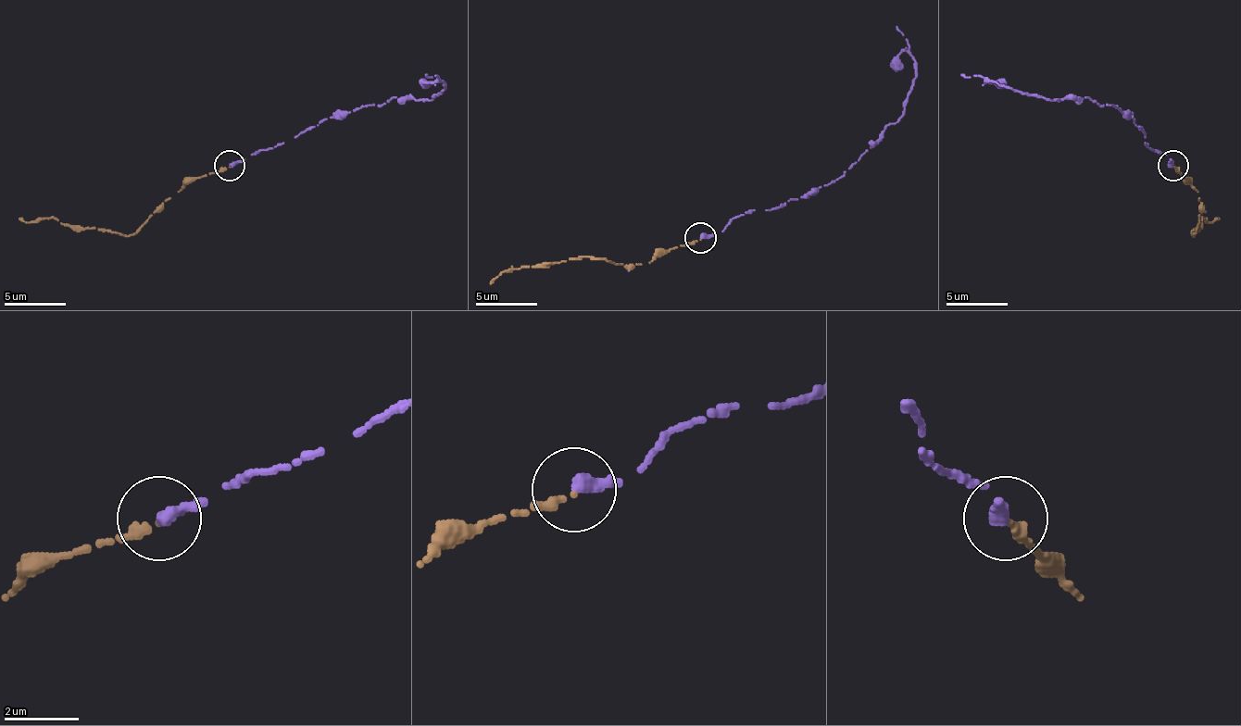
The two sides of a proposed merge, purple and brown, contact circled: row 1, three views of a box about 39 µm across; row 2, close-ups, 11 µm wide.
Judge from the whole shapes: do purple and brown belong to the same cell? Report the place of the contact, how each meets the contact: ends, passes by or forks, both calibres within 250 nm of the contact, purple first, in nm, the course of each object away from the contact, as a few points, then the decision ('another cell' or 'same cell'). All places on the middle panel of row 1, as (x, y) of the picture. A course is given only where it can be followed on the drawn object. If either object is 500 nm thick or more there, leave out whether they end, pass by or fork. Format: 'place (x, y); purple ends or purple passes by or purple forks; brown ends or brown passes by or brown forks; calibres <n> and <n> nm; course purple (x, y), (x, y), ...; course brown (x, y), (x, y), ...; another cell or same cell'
place (700, 238); purple ends; brown ends; calibres 360 and 280 nm; course purple (701, 237), (713, 237), (738, 216), (775, 209), (840, 179), (899, 119), (914, 57), (896, 27); course brown (701, 240), (661, 249), (639, 265), (577, 256), (509, 268), (491, 283); same cell

